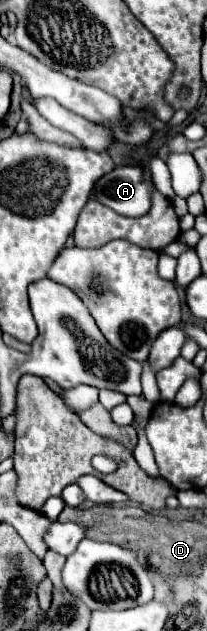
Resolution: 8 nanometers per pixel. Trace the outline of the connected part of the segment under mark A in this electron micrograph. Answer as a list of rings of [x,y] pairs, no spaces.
[[[127,165],[103,175],[95,183],[93,197],[119,215],[141,217],[151,207],[151,189],[153,183],[143,179],[143,169],[139,165]]]

